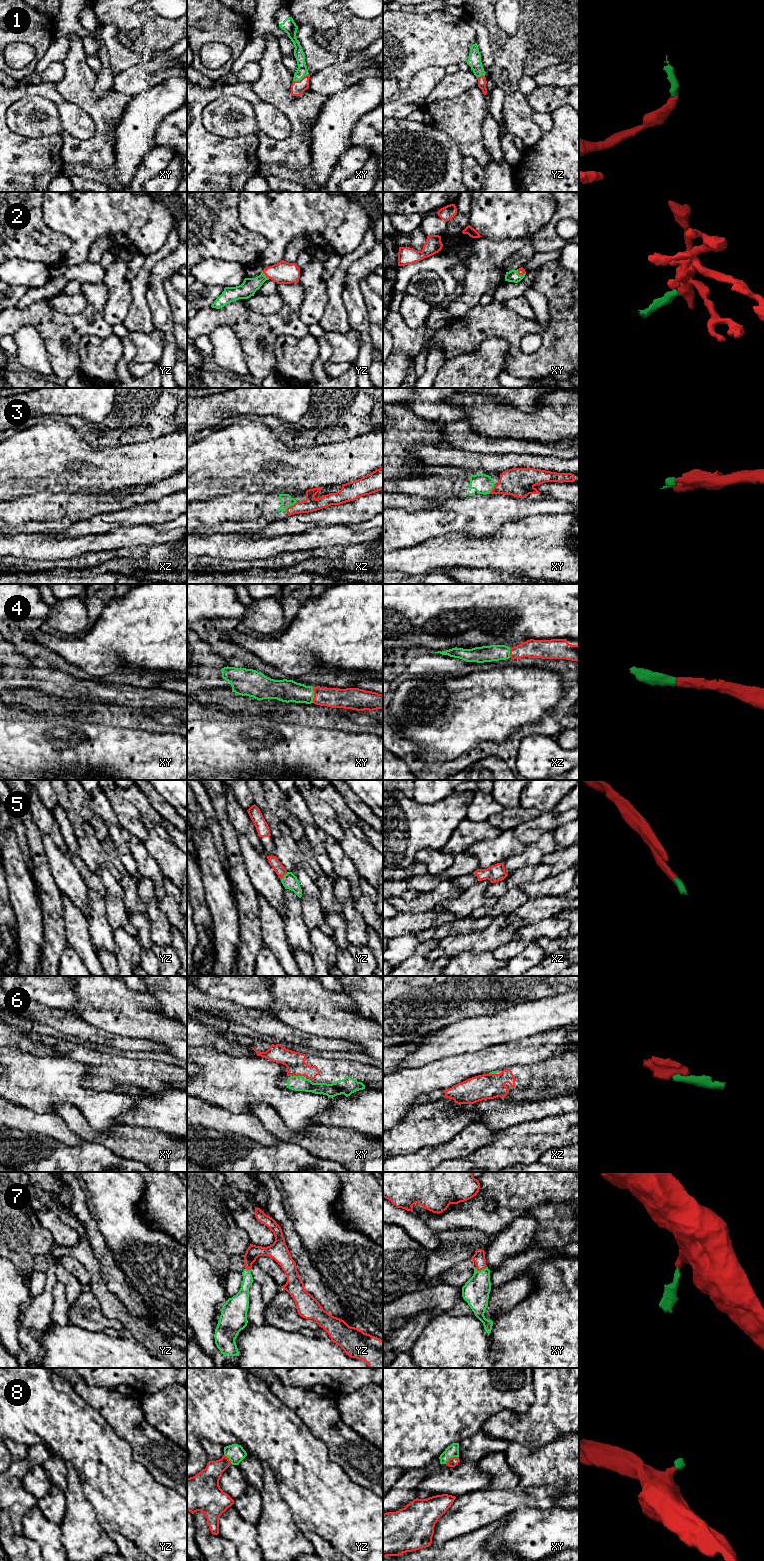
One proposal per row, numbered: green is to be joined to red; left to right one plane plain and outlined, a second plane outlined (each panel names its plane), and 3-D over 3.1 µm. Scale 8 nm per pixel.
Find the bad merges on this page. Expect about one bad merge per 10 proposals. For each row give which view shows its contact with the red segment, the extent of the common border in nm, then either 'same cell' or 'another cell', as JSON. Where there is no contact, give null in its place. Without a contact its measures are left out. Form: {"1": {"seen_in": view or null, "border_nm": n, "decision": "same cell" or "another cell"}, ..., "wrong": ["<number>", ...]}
{"1": {"seen_in": "xy", "border_nm": 140, "decision": "same cell"}, "2": {"seen_in": "yz", "border_nm": 90, "decision": "same cell"}, "3": {"seen_in": "xz", "border_nm": 120, "decision": "same cell"}, "4": {"seen_in": "xy", "border_nm": 130, "decision": "same cell"}, "5": {"seen_in": "yz", "border_nm": 90, "decision": "same cell"}, "6": {"seen_in": "xy", "border_nm": 100, "decision": "same cell"}, "7": {"seen_in": "xy", "border_nm": 100, "decision": "same cell"}, "8": {"seen_in": "xy", "border_nm": 130, "decision": "same cell"}, "wrong": []}

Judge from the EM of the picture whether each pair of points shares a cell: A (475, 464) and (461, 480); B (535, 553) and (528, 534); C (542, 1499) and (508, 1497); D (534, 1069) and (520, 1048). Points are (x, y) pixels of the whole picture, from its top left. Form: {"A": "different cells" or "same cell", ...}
{"A": "different cells", "B": "same cell", "C": "same cell", "D": "different cells"}

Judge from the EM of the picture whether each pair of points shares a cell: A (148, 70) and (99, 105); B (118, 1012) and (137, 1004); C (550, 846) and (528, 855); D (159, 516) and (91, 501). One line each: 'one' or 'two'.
A: two
B: one
C: one
D: two

